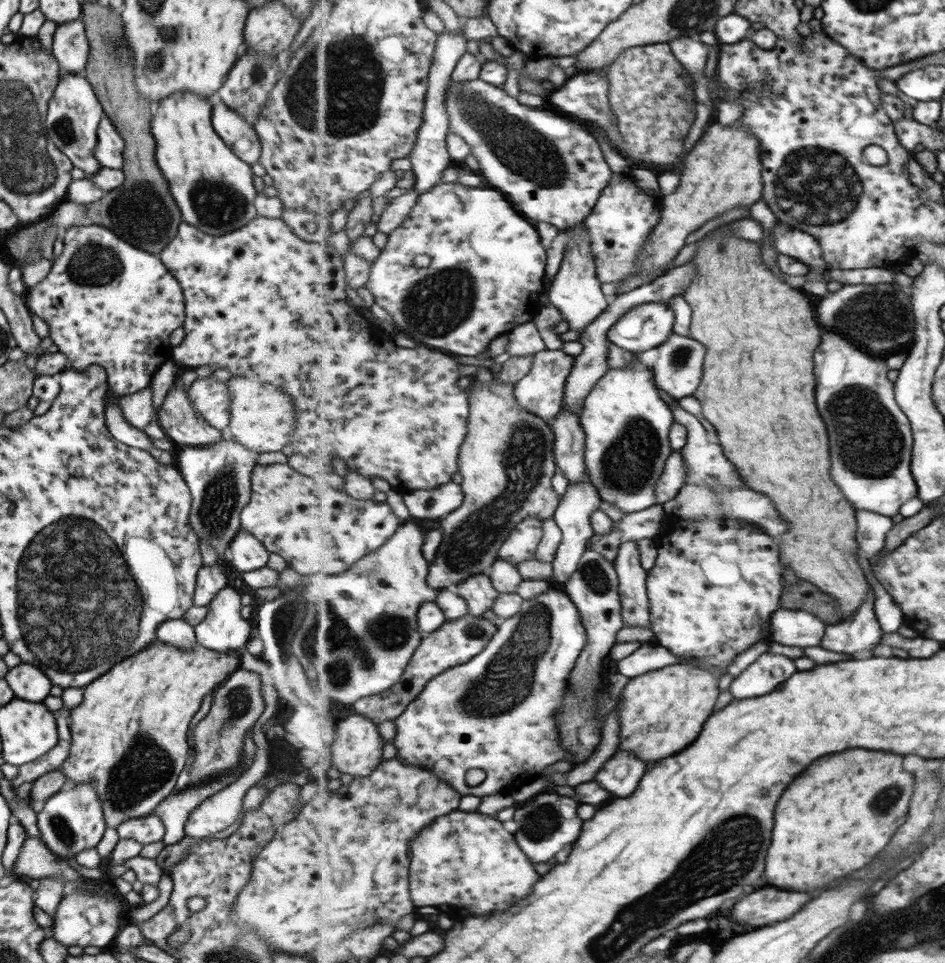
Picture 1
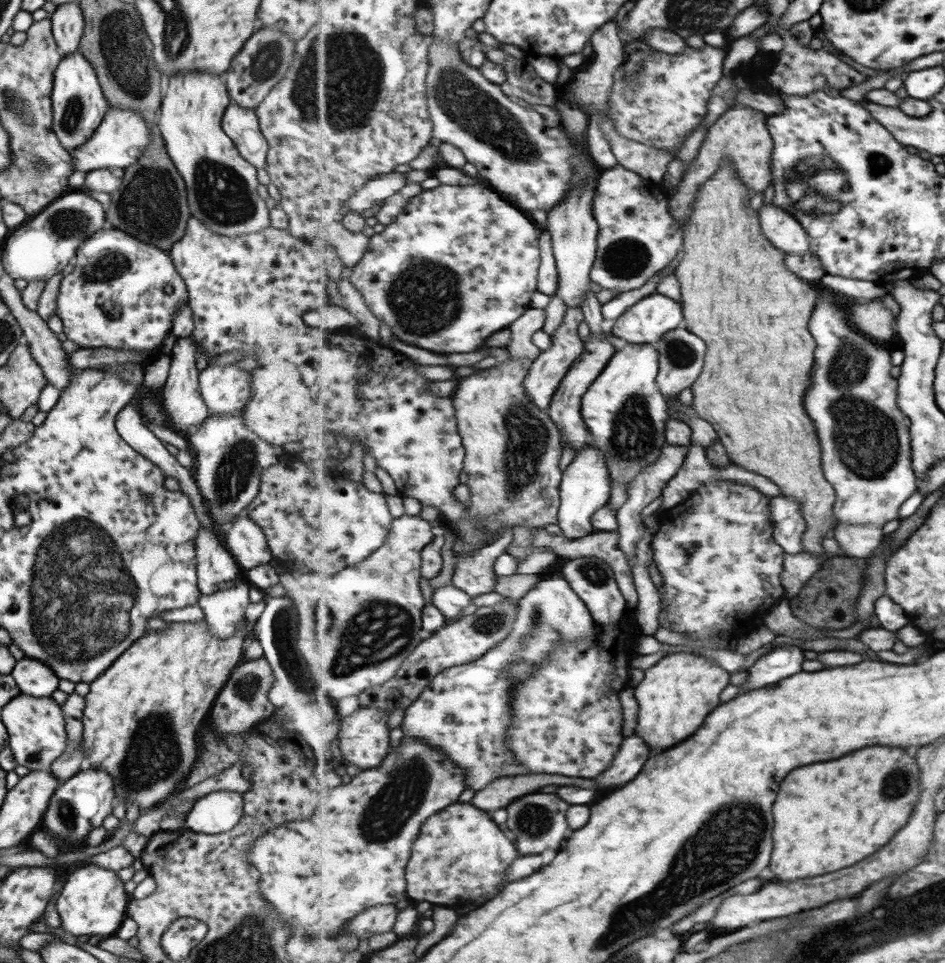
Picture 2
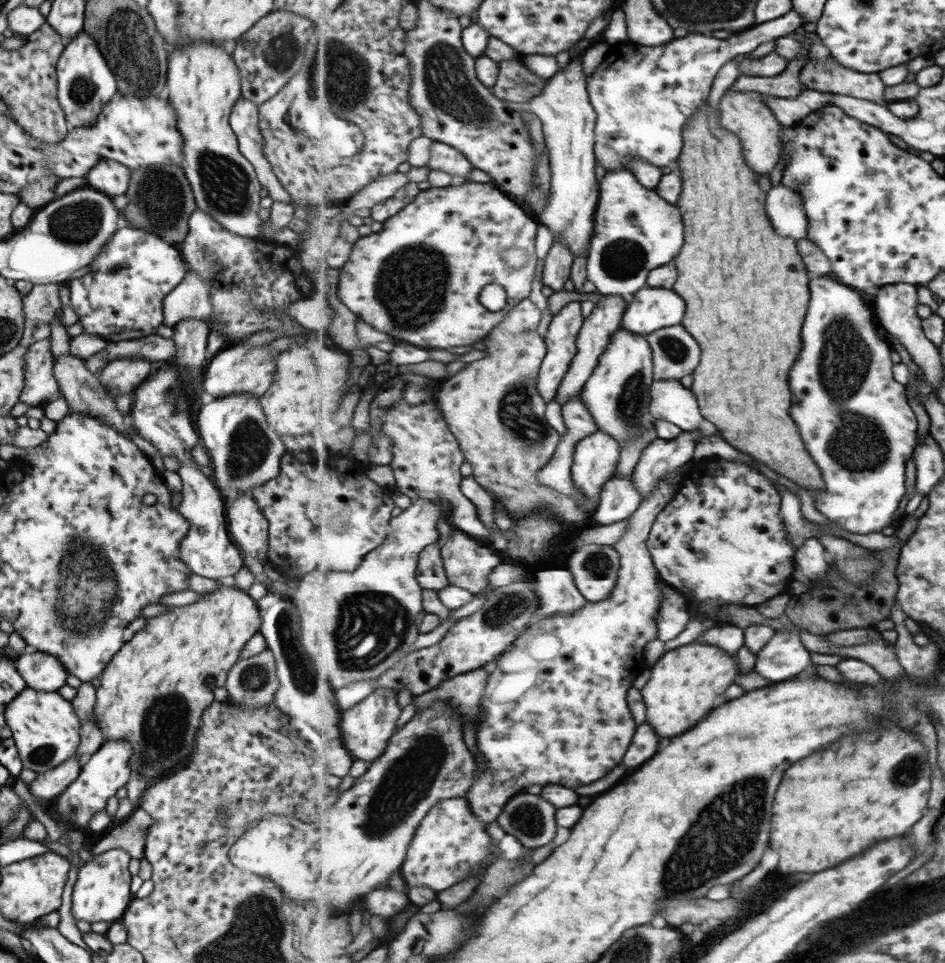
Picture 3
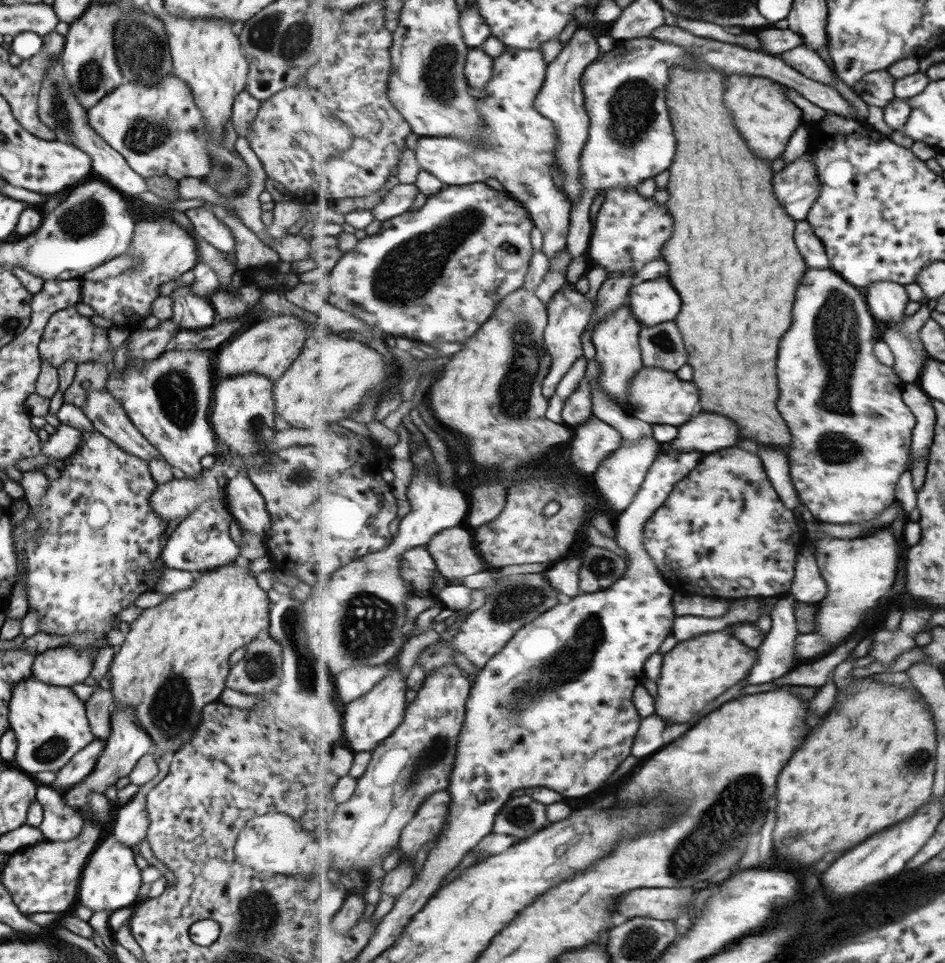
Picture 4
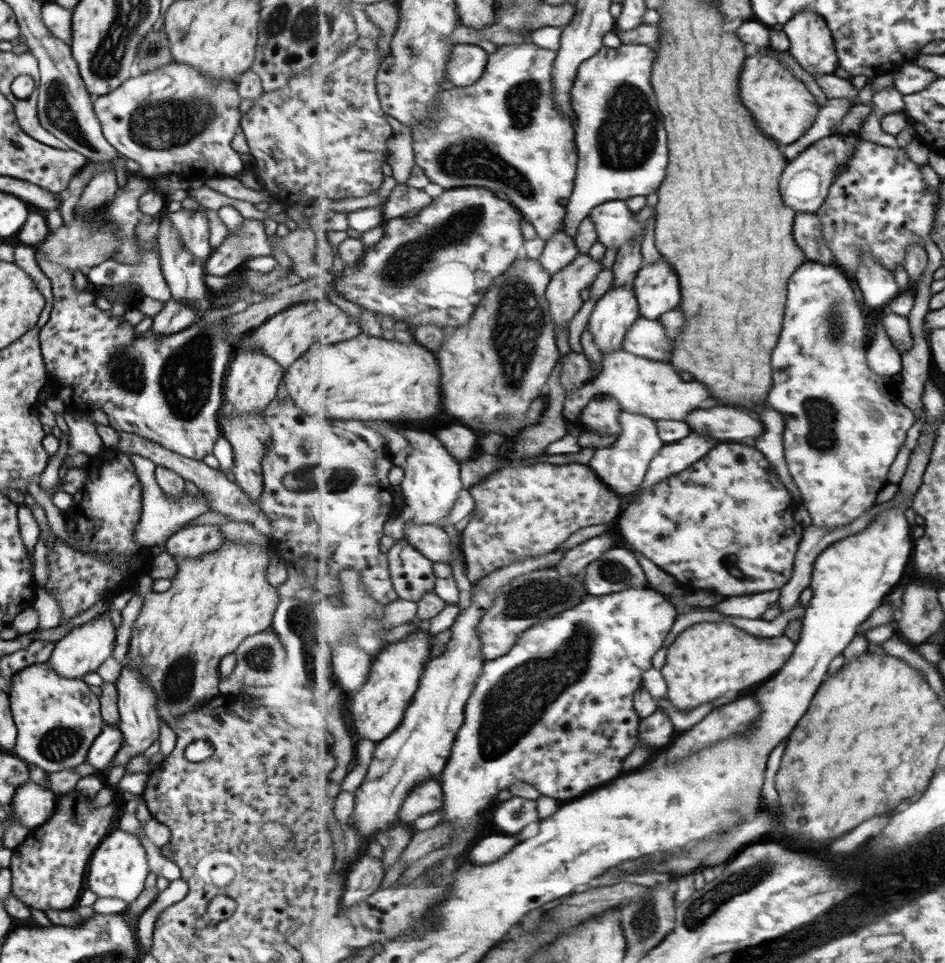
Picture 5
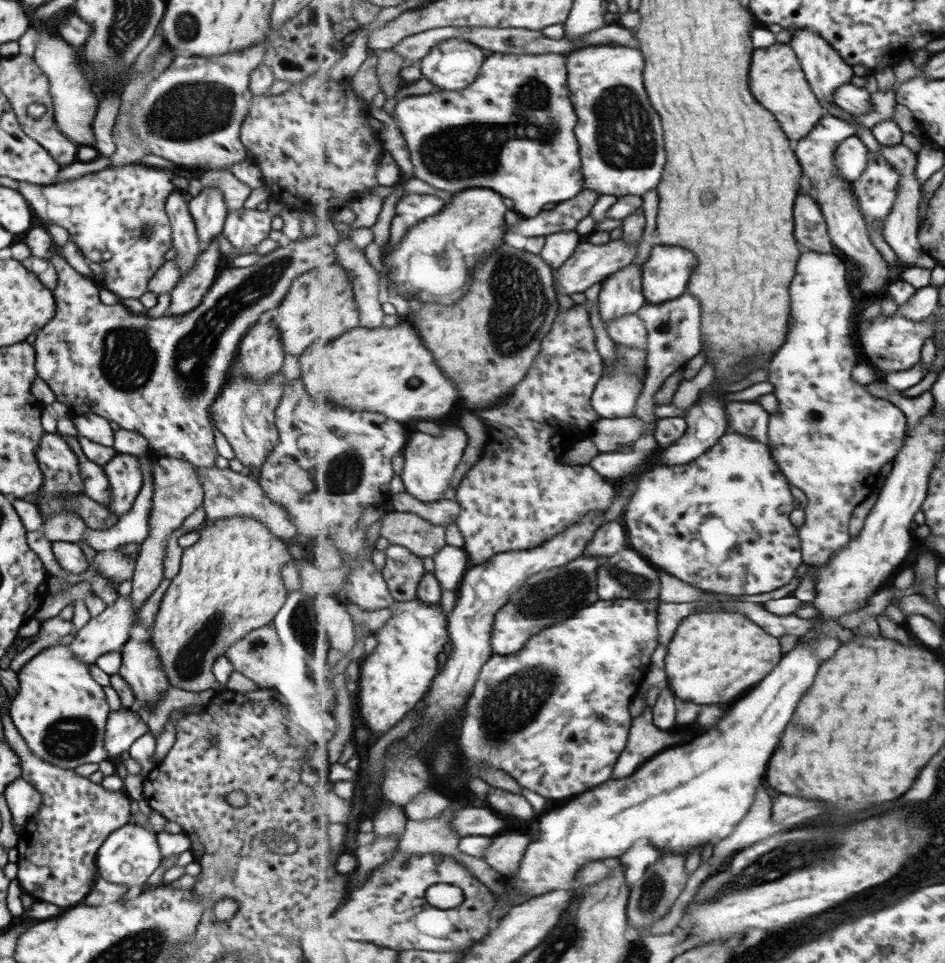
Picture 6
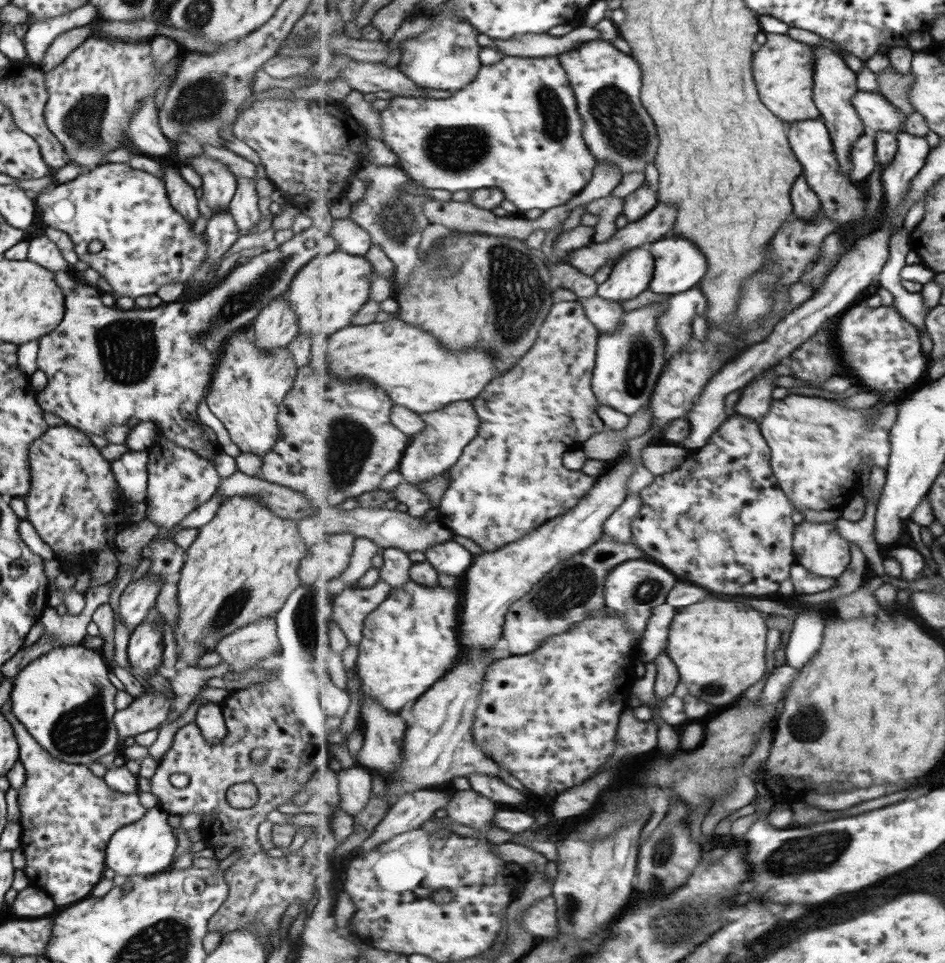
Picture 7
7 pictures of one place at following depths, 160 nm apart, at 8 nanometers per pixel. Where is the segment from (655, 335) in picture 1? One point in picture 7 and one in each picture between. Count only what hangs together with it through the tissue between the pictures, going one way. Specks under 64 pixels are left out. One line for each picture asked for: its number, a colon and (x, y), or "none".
2: (650, 319)
3: (650, 309)
4: (653, 302)
5: (657, 285)
6: (667, 273)
7: (680, 265)

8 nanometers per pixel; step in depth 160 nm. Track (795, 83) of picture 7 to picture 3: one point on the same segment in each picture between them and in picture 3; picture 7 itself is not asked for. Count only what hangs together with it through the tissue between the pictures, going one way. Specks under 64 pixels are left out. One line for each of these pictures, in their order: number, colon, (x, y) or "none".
3: (746, 114)
4: (767, 117)
5: (785, 109)
6: (779, 81)

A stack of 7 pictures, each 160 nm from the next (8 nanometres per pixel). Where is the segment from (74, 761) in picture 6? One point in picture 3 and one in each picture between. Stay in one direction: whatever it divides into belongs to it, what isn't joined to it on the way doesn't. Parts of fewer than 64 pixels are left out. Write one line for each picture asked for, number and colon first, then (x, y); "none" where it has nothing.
3: (45, 729)
4: (49, 723)
5: (56, 718)

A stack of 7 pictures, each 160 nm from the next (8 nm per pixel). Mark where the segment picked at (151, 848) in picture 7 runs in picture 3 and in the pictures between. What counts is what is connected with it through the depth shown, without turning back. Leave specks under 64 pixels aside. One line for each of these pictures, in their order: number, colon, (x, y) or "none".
3: (101, 890)
4: (109, 880)
5: (117, 868)
6: (129, 855)

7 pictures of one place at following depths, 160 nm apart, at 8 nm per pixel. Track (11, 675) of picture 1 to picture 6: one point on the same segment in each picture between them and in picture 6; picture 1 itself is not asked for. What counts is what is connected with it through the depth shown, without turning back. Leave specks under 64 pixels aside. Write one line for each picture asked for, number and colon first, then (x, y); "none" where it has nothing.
2: (33, 678)
3: (40, 671)
4: (63, 666)
5: (81, 651)
6: (104, 633)

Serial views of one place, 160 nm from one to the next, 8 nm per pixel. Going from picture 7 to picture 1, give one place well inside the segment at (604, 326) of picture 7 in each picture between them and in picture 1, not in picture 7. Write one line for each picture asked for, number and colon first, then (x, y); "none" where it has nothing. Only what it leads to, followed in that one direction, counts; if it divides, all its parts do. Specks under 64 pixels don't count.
1: (679, 367)
2: (682, 353)
3: (676, 353)
4: (663, 346)
5: (647, 338)
6: (630, 330)

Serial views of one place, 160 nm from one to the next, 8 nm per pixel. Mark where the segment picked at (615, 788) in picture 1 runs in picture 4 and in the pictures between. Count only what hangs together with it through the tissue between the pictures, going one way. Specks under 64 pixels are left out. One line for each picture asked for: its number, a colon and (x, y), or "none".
2: (634, 753)
3: (646, 741)
4: (649, 740)

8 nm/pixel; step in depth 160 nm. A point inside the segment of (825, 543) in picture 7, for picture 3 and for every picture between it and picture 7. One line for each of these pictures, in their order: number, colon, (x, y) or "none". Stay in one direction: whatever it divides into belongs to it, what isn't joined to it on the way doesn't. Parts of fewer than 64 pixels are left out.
3: (854, 414)
4: (852, 433)
5: (845, 425)
6: (831, 437)

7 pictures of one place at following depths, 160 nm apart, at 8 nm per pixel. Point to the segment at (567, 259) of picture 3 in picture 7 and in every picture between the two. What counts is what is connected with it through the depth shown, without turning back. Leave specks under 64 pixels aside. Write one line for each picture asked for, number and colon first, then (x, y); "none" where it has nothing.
4: (519, 146)
5: (505, 133)
6: (513, 131)
7: (517, 127)

